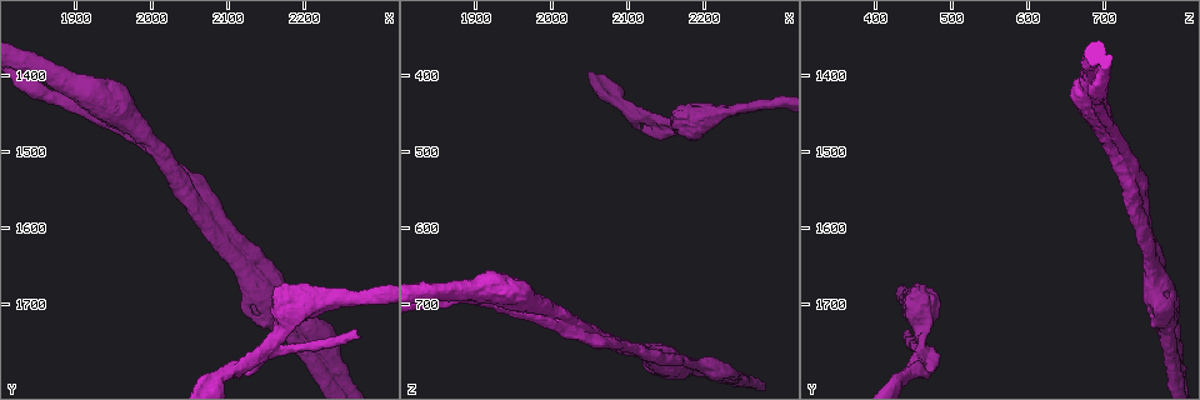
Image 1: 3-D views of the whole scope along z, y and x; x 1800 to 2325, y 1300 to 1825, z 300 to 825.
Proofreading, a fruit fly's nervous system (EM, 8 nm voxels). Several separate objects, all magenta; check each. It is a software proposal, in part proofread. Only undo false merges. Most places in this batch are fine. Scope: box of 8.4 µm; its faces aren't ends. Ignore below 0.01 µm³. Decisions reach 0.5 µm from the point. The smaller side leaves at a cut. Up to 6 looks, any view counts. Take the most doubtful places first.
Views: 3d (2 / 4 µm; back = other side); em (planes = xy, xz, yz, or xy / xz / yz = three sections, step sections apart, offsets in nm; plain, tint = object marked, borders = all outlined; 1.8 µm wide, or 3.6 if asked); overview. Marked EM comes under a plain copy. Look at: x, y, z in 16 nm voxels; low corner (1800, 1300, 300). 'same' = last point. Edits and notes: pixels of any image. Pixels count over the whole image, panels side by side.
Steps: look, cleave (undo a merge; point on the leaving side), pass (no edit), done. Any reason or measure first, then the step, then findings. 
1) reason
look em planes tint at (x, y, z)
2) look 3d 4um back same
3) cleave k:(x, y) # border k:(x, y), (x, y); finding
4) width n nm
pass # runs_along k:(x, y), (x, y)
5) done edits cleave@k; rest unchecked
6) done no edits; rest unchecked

arms run side by side
look 3d 4um at (1910, 1435, 690)

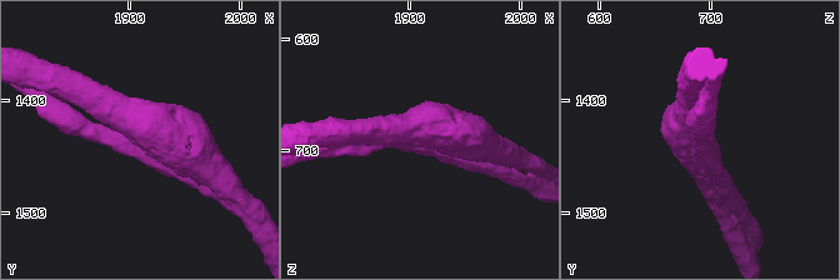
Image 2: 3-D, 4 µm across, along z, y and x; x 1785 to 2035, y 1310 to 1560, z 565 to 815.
look em xz step 8 borders at (1914, 1434, 688)

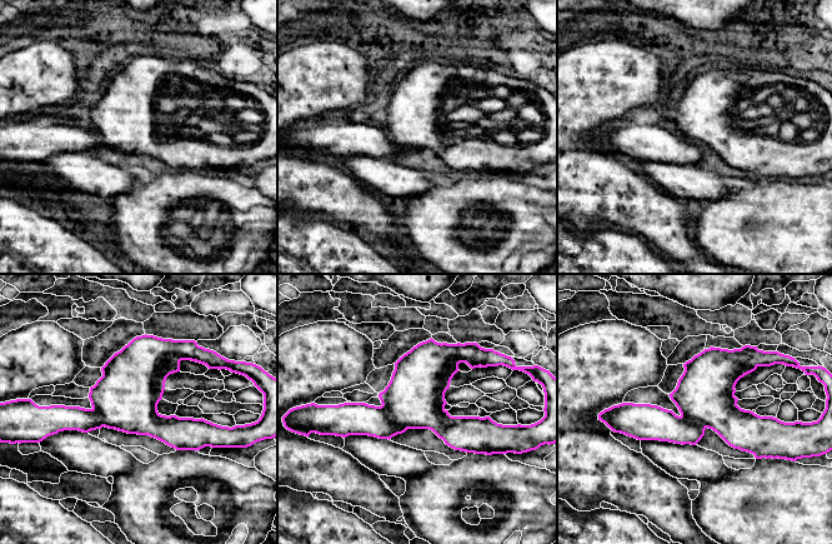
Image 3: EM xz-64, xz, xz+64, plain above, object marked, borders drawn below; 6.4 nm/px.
width 380 nm
pass # runs_along 3:(342, 408), (491, 428); one neuron here

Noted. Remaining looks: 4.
three arms meet
look em planes tint at (2175, 1720, 780)

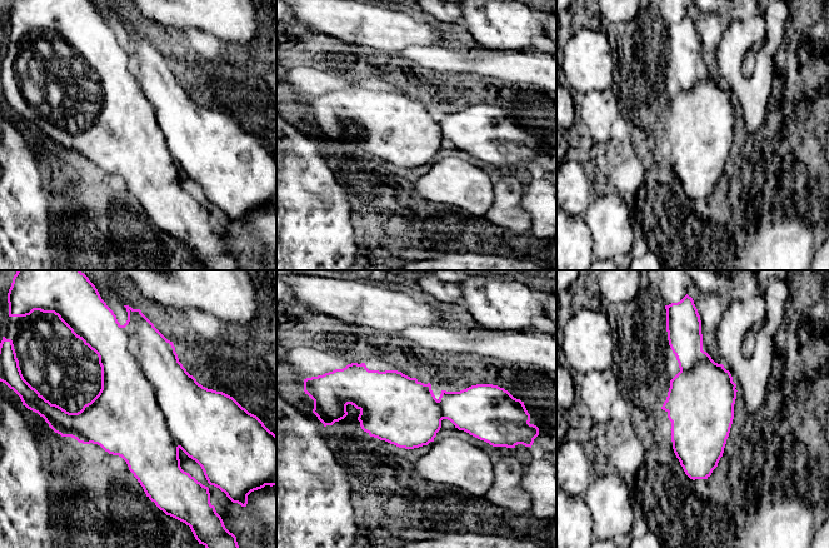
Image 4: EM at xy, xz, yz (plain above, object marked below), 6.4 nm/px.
width 440 nm
pass # continuous, no second neuron

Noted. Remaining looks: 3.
two arms in line, one across
look em planes tint at (2095, 1620, 755)

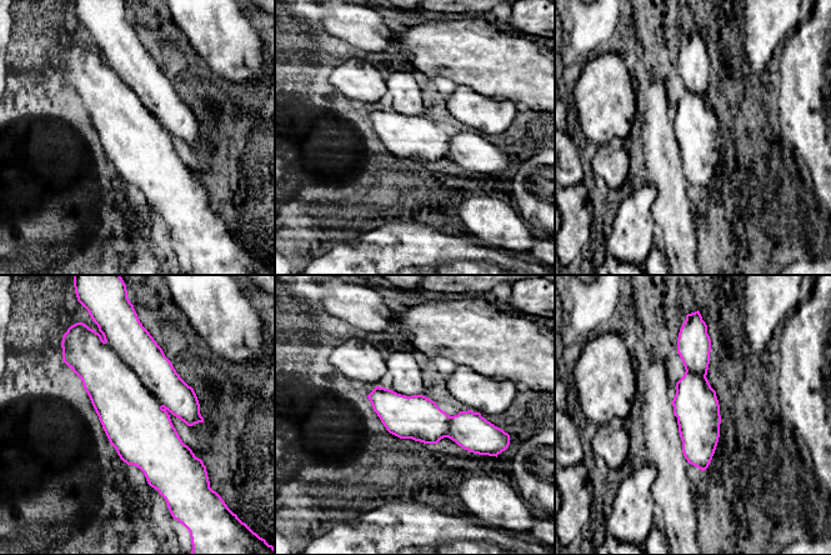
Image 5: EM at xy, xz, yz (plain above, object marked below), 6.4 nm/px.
pass # runs_along 5:(689, 340), (695, 353), (702, 466); all the same neuron

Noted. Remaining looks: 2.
done no edits; rest unchecked

